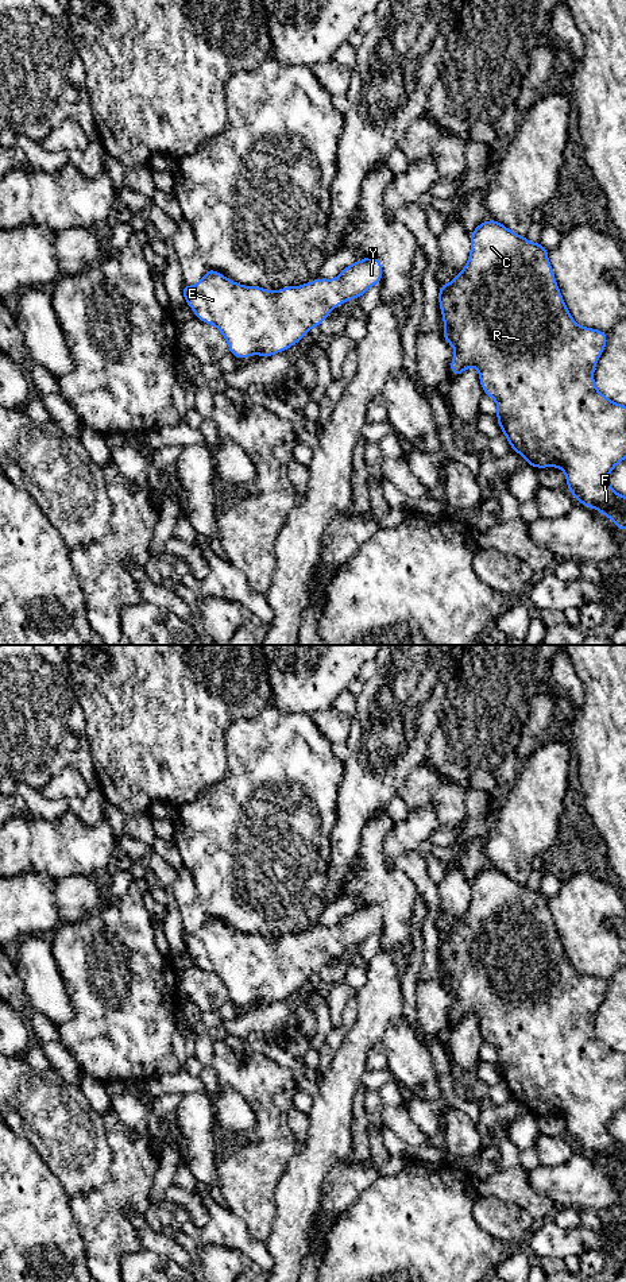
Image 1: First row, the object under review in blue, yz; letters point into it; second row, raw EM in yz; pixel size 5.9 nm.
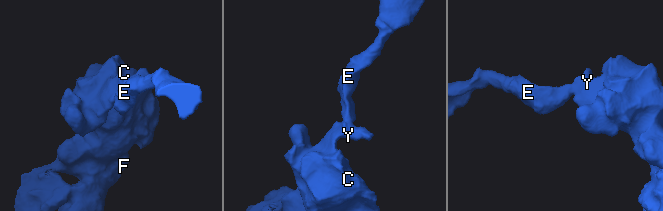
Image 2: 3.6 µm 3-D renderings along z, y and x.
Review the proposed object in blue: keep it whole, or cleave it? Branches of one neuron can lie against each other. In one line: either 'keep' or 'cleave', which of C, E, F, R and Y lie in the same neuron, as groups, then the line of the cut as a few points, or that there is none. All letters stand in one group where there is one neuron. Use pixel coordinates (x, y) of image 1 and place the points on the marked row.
keep; groups C E F R Y; cut none

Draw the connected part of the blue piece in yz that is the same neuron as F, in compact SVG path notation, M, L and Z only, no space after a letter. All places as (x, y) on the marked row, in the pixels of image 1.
M486 220L471 232L471 252L467 264L451 283L440 285L438 290L438 304L445 325L443 337L456 350L449 370L452 375L457 378L468 367L478 367L480 386L484 394L492 397L496 402L498 413L495 417L511 449L519 453L526 463L534 468L561 468L567 478L567 489L583 506L596 509L604 517L613 520L619 530L626 532L626 497L614 491L607 479L613 468L626 459L626 406L608 399L596 389L594 382L595 366L607 344L607 333L576 324L563 301L561 291L548 259L548 251L549 250L541 243L529 242L525 236L510 231L498 220Z

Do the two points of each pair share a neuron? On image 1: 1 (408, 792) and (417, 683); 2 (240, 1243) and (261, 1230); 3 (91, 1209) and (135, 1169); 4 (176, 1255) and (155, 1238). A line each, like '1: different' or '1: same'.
1: different
2: different
3: same
4: same

